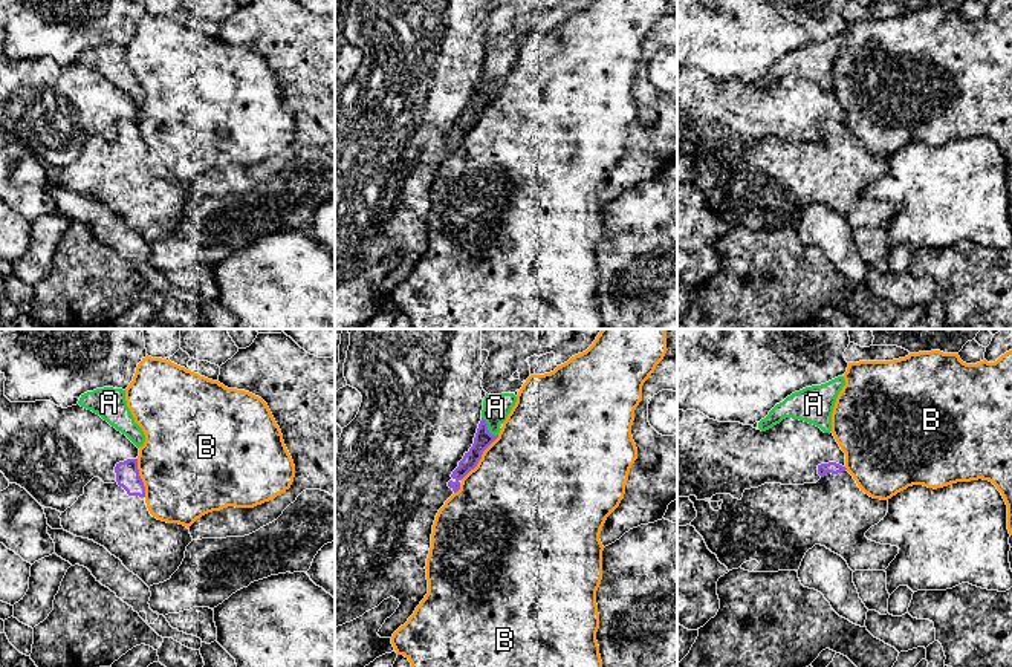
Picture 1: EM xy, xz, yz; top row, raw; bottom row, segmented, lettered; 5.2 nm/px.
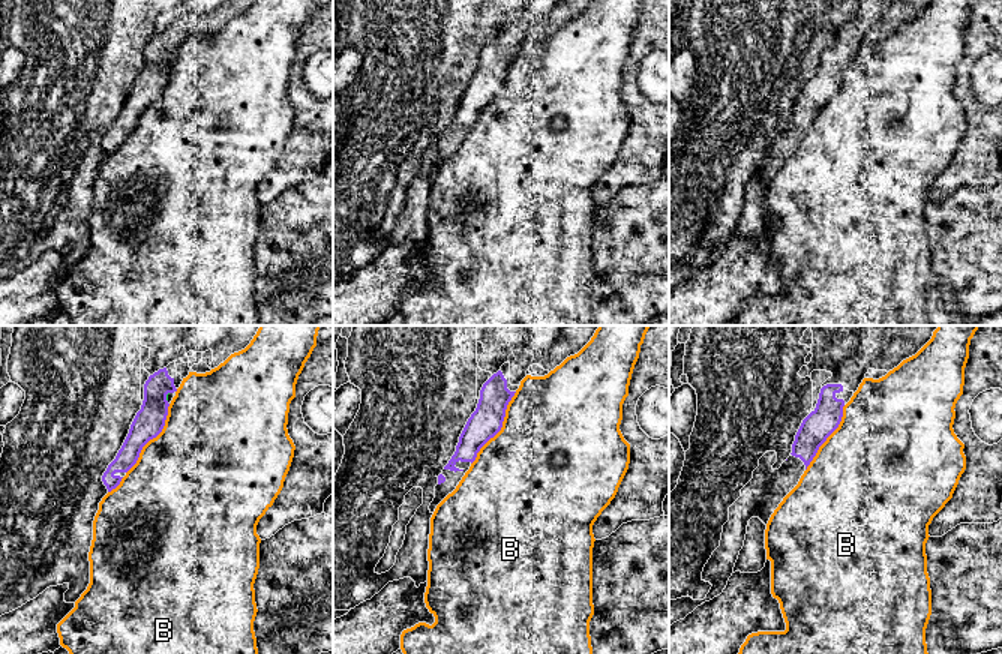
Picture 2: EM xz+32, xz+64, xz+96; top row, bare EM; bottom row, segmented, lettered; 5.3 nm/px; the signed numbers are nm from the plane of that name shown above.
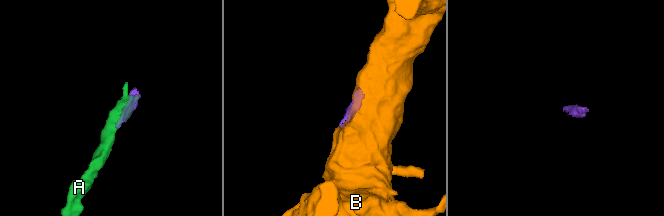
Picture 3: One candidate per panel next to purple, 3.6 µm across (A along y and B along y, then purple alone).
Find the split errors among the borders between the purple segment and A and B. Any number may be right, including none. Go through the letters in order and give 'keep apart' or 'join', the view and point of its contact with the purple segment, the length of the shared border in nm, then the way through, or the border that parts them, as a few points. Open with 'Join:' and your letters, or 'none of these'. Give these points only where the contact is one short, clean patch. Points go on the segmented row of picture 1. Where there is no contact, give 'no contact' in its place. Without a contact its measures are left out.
Join: none of these
A: keep apart; meets purple in xz at (486, 427); contact 130 nm long; border along xz (482, 416), (486, 429), (496, 436)
B: keep apart; meets purple in xz at (480, 458); contact 320 nm long

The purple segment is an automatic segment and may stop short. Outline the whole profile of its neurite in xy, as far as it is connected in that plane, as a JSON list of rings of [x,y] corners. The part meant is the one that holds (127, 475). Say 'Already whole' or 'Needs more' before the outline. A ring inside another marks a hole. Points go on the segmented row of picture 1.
Needs more. [[[138,459],[116,464],[115,473],[115,483],[93,477],[84,494],[61,512],[61,526],[104,546],[148,587],[164,583],[185,558],[193,542],[190,529],[150,514]]]

